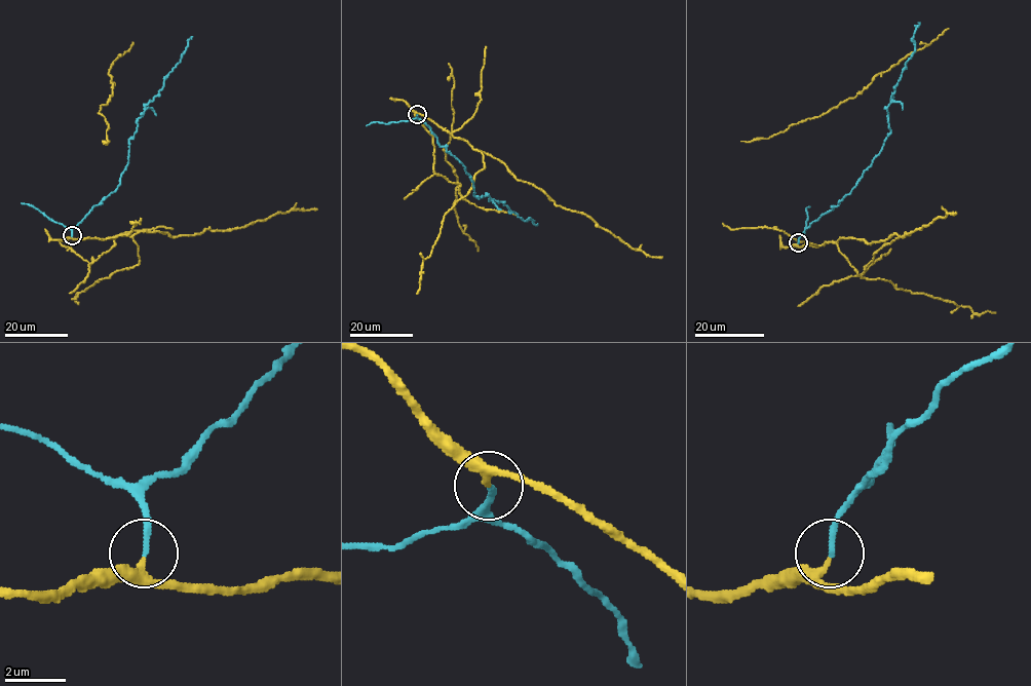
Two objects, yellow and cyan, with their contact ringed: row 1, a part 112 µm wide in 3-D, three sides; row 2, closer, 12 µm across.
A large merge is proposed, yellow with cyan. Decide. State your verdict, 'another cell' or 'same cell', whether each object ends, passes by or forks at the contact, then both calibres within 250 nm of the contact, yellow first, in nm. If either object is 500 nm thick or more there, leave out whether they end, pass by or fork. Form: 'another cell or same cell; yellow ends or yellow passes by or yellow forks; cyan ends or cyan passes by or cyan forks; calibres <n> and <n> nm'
same cell; yellow passes by; cyan ends; calibres 200 and 180 nm

